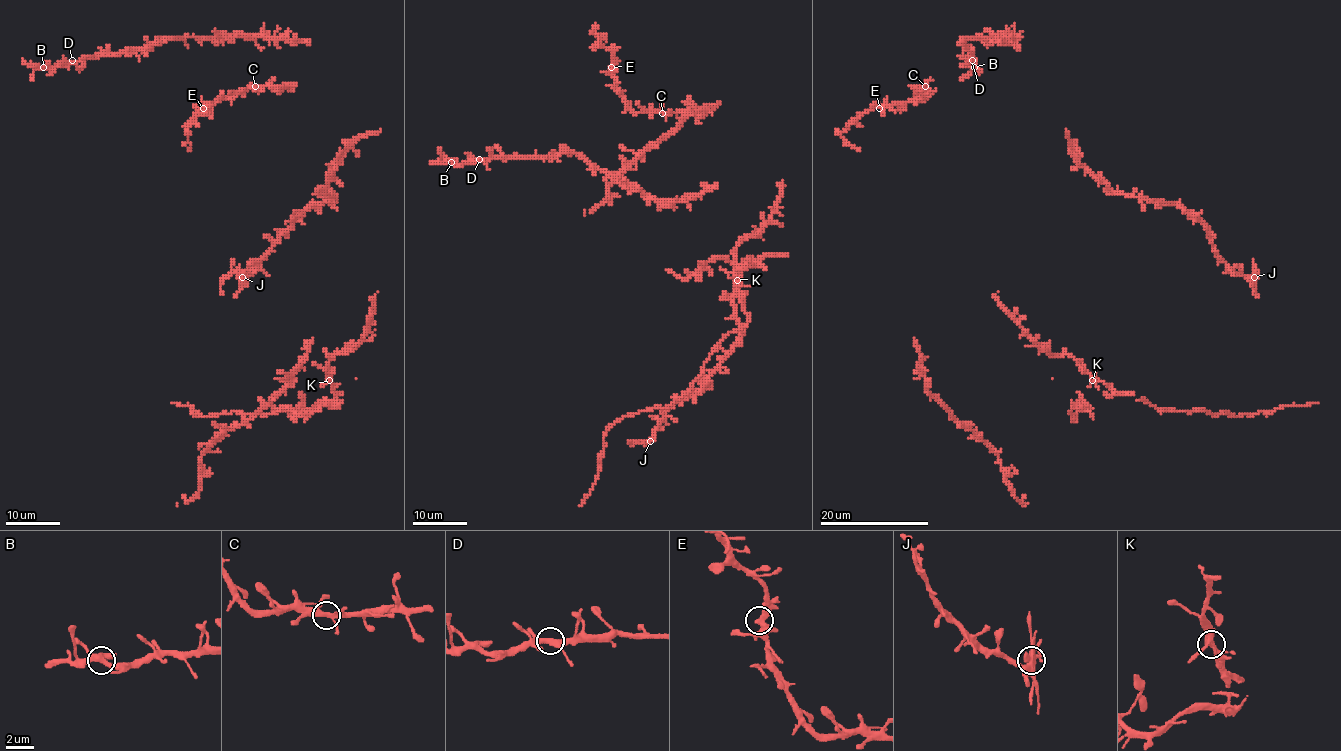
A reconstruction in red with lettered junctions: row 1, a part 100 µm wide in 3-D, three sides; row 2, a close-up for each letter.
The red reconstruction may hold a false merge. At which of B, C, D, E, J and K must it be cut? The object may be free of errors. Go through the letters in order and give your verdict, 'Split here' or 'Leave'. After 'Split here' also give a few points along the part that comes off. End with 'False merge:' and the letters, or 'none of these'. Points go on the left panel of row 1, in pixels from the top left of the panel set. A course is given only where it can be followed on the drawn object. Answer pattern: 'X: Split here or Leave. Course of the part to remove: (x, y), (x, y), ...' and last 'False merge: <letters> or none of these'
B: Leave
C: Leave
D: Leave
E: Leave
J: Split here. Course of the part to remove: (243, 277), (230, 272), (222, 280), (222, 295)
K: Leave
False merge: J

